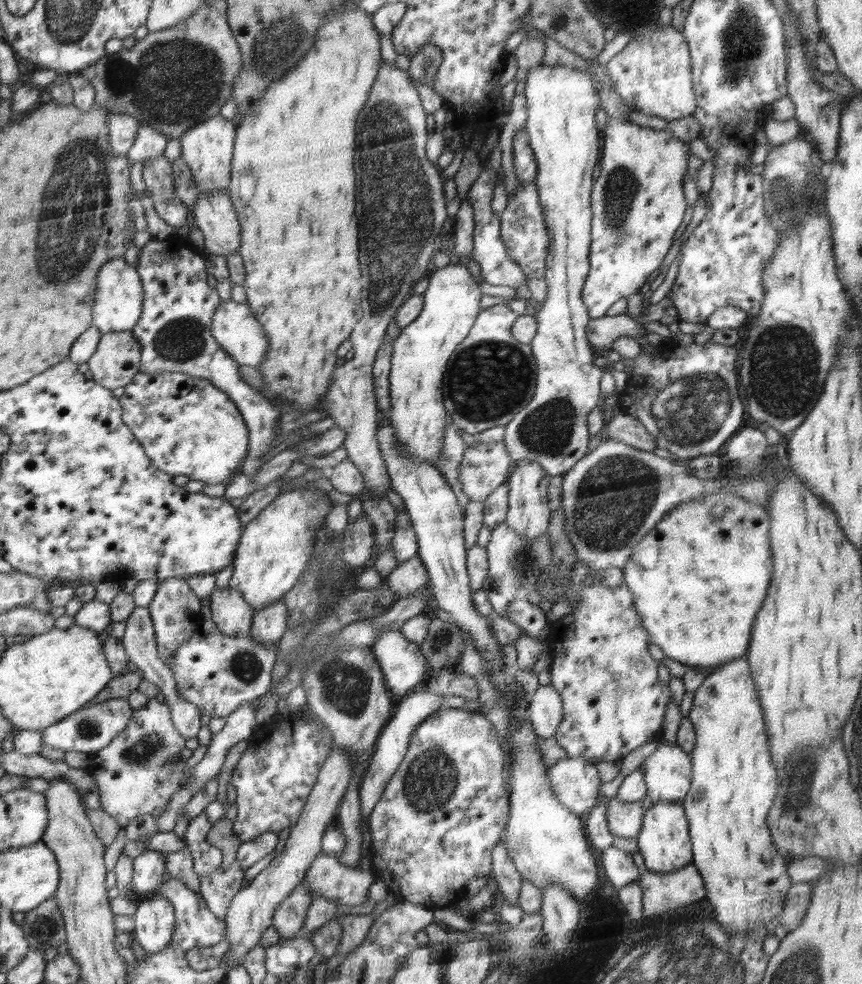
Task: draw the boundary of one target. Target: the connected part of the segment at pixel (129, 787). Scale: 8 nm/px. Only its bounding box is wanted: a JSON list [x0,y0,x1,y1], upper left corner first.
[96,698,186,829]

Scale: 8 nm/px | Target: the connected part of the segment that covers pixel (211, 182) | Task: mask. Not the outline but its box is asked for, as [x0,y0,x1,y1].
[180,115,237,192]

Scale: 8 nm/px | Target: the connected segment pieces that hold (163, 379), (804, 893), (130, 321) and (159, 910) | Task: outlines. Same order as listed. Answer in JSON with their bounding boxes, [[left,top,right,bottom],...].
[[119,371,249,486],[778,883,813,931],[92,257,143,334],[133,893,174,953]]

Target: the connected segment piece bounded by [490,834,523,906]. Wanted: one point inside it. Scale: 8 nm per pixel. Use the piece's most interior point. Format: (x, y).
(507, 880)

